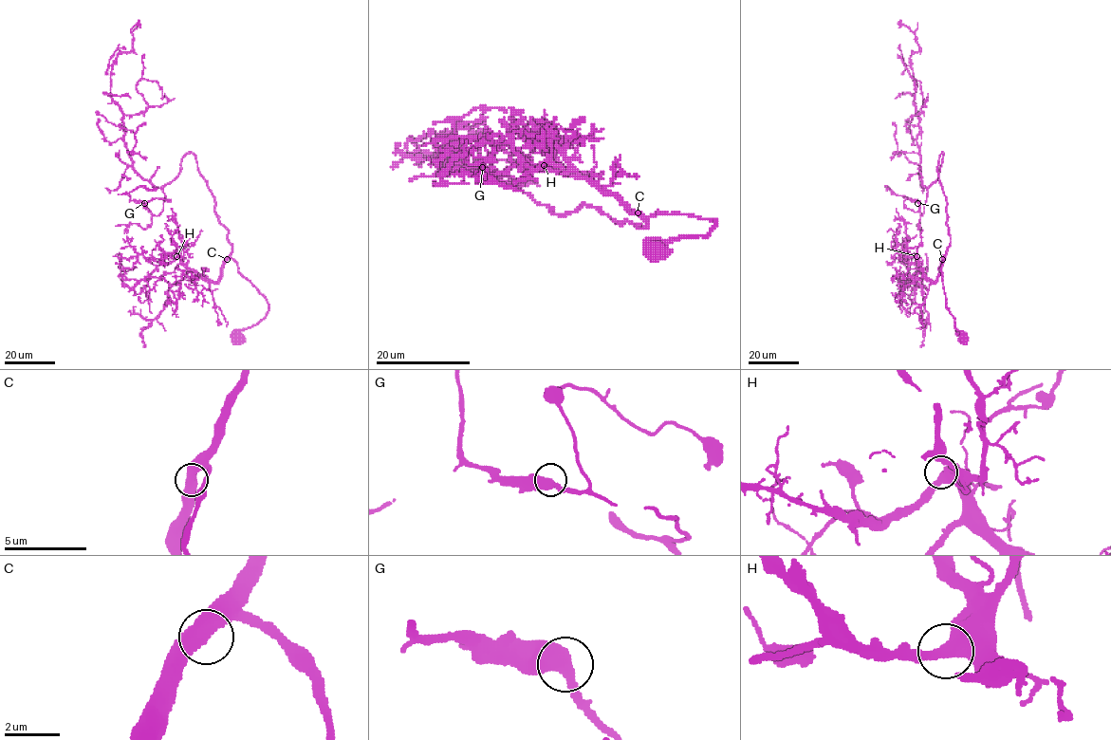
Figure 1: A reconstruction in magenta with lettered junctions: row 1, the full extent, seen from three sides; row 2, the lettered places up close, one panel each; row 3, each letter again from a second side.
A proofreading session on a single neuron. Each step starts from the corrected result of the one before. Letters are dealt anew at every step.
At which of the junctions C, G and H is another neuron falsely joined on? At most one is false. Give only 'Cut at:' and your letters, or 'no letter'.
Cut at: no letter

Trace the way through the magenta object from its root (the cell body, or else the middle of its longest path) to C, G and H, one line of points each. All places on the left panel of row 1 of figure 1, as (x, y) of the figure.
C: (237, 339), (241, 331), (265, 316), (268, 305), (267, 299), (238, 270), (237, 264), (227, 260)
G: (237, 339), (265, 316), (268, 301), (231, 257), (195, 157), (187, 154), (163, 188), (157, 215), (144, 203)
H: (237, 339), (241, 331), (265, 316), (267, 299), (230, 258), (222, 275), (212, 282), (192, 271), (176, 256)

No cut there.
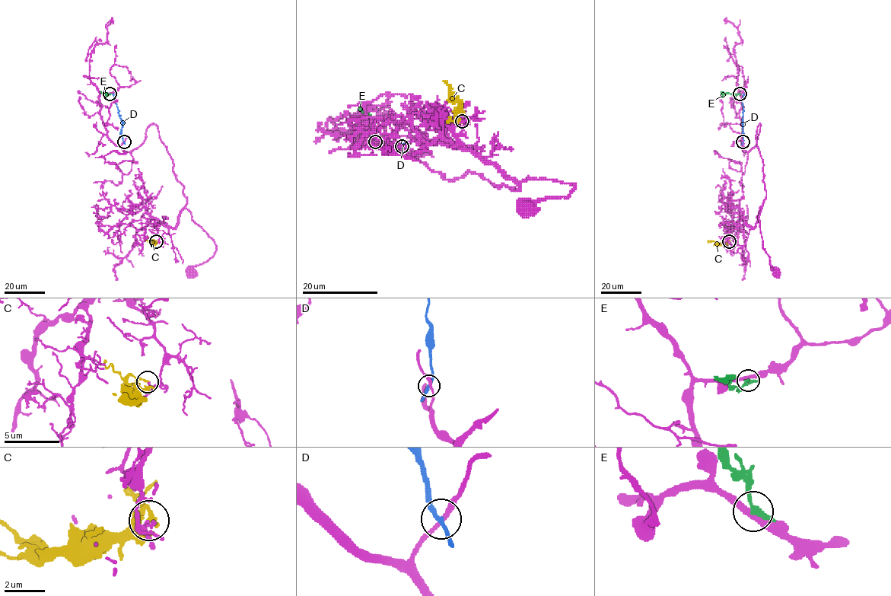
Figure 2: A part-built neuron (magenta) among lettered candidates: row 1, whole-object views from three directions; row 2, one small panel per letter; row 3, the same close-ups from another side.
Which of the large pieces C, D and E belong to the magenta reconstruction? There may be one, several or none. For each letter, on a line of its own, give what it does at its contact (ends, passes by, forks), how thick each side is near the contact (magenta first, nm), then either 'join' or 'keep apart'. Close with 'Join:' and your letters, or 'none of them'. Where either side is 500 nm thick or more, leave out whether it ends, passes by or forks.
C: it passes by; calibres 140 and 150 nm; keep apart
D: it passes by; calibres 240 and 220 nm; keep apart
E: it ends; calibres 320 and 360 nm; keep apart
Join: none of them

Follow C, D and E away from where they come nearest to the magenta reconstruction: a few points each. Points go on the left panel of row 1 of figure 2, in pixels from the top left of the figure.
C: (156, 241), (151, 244), (147, 240)
D: (124, 141), (121, 133), (122, 122), (112, 91)
E: (109, 94), (100, 91)

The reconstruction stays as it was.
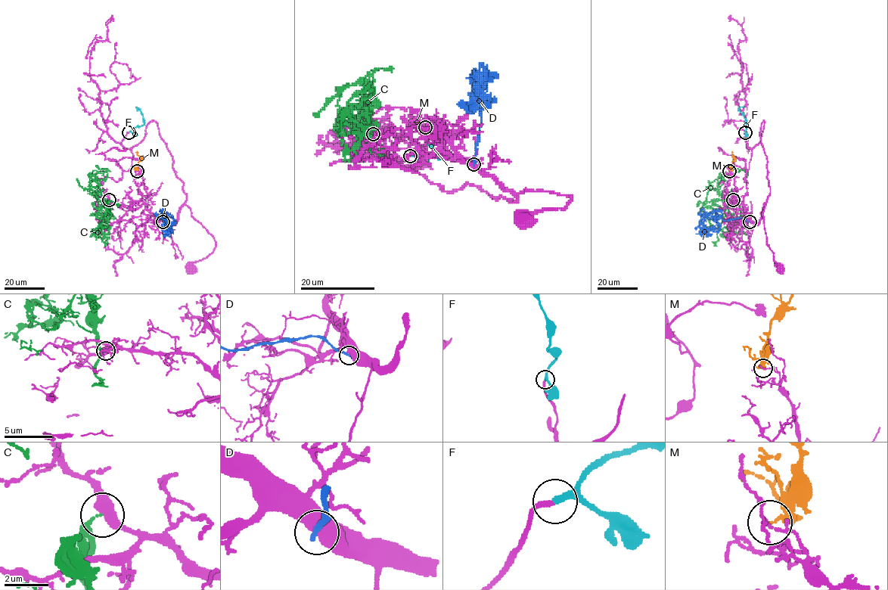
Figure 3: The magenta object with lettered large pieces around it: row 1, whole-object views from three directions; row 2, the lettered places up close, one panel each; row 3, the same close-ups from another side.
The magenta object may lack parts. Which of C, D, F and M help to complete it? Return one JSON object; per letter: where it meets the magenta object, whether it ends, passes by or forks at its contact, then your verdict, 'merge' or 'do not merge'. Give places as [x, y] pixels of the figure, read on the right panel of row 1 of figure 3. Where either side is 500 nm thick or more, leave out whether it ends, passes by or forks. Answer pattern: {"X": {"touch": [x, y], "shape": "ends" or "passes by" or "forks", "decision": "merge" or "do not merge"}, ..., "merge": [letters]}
{"C": {"touch": [733, 200], "shape": "ends", "decision": "do not merge"}, "D": {"touch": [749, 222], "decision": "do not merge"}, "F": {"touch": [745, 132], "shape": "ends", "decision": "merge"}, "M": {"touch": [729, 171], "shape": "forks", "decision": "do not merge"}, "merge": ["F"]}

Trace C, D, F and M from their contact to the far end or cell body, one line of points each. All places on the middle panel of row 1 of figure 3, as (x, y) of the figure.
C: (373, 134), (359, 82), (337, 88), (336, 132), (352, 160), (367, 158), (371, 152), (349, 117)
D: (473, 164), (481, 103), (473, 108), (480, 110), (484, 106), (484, 97), (477, 82), (480, 72)
F: (411, 155), (420, 160), (439, 157), (430, 144), (424, 146), (425, 154)
M: (425, 126), (432, 136), (425, 134), (425, 131)

